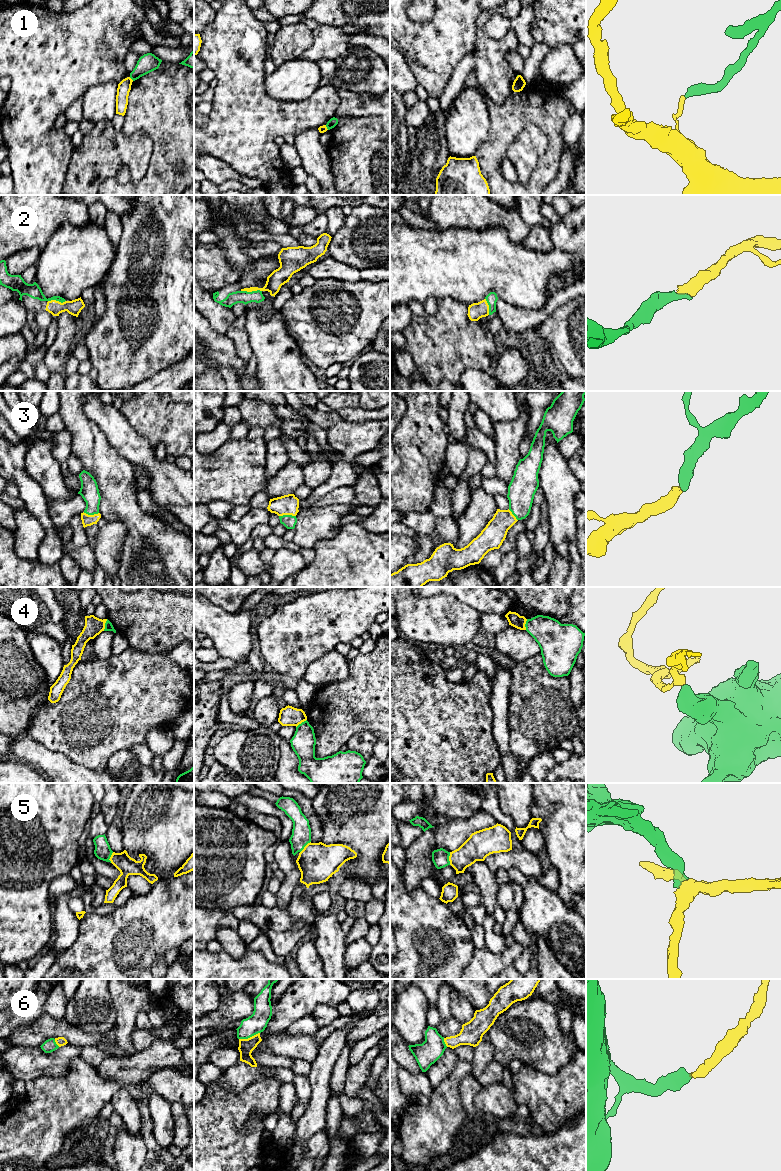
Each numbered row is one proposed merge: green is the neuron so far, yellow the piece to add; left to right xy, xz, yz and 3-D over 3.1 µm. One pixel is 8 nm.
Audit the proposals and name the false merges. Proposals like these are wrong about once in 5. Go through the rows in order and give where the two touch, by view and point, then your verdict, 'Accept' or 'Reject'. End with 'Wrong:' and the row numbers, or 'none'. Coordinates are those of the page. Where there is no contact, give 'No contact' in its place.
1: Touches green at xy (131, 78). Reject
2: Touches green at xz (252, 291). Accept
3: Touches green at xz (287, 515). Accept
4: Touches green at xy (105, 625). Reject
5: Touches green at yz (448, 858). Accept
6: Touches green at xz (249, 1037). Accept
Wrong: 1, 4

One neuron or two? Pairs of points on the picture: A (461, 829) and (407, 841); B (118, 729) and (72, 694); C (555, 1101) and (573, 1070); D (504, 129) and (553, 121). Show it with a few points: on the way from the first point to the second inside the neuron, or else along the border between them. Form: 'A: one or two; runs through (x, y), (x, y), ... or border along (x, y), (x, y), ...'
A: two; border along (424, 832), (405, 850)
B: one; runs through (107, 718), (98, 709), (83, 703)
C: one; runs through (563, 1093), (573, 1083), (573, 1078)
D: one; runs through (516, 117), (541, 117)

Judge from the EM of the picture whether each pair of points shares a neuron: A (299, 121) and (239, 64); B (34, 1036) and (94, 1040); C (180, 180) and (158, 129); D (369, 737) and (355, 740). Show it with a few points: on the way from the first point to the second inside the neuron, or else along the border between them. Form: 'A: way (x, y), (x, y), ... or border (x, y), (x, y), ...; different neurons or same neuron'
A: way (281, 117), (244, 82); same neuron
B: way (49, 1031), (68, 1031), (79, 1038); same neuron
C: way (173, 168), (173, 144), (171, 142); same neuron
D: way (366, 740), (360, 744), (358, 743); same neuron

